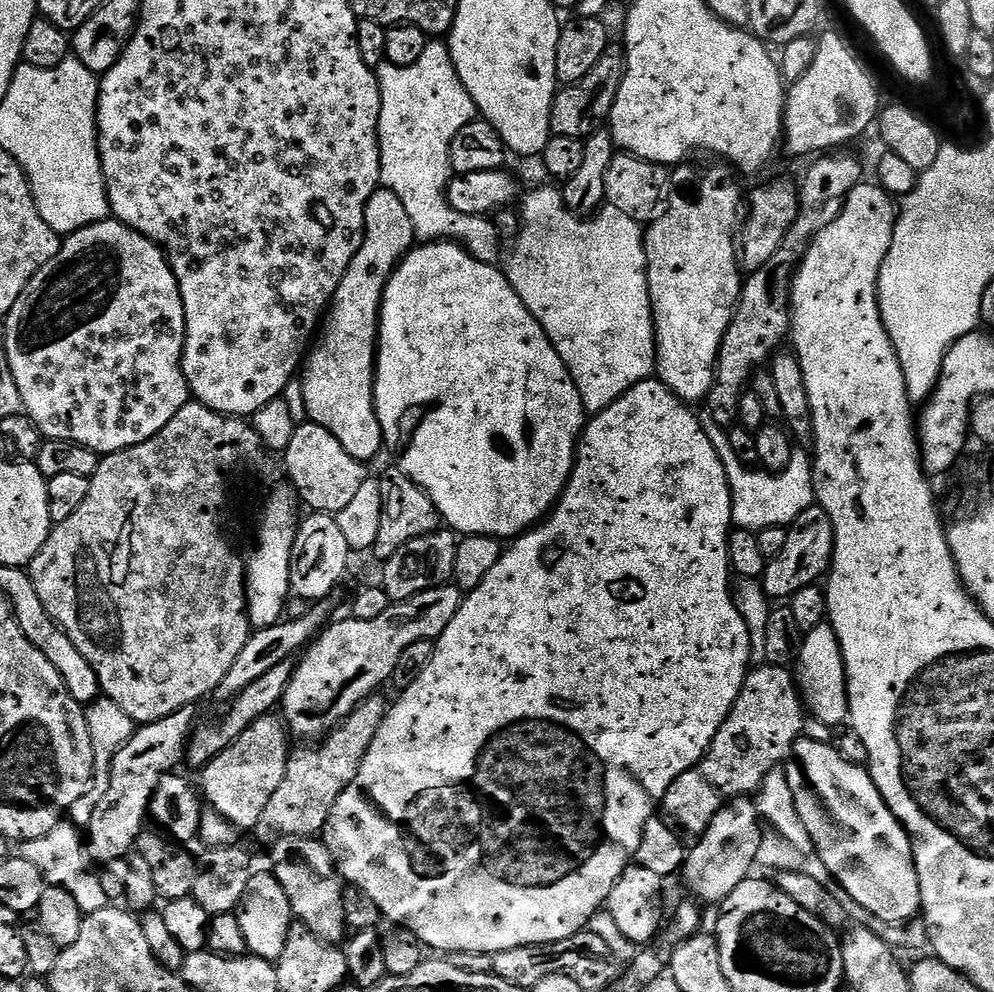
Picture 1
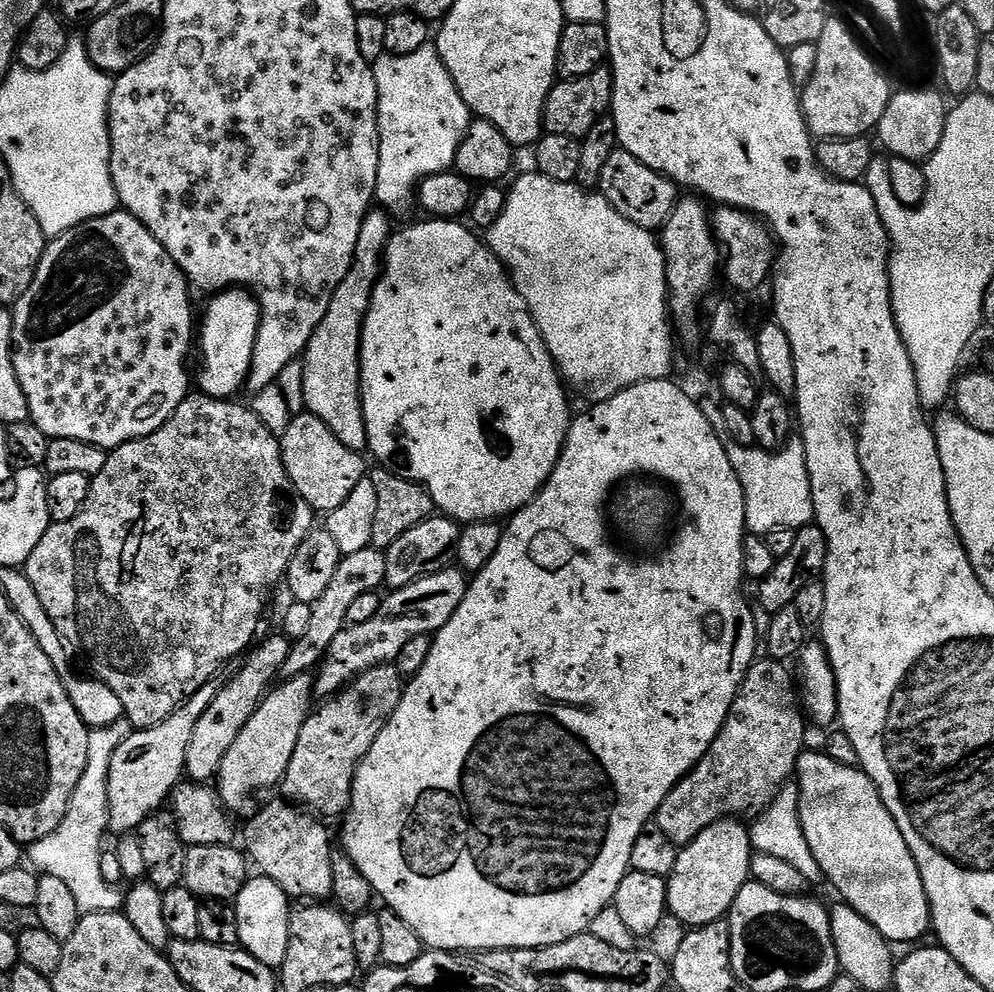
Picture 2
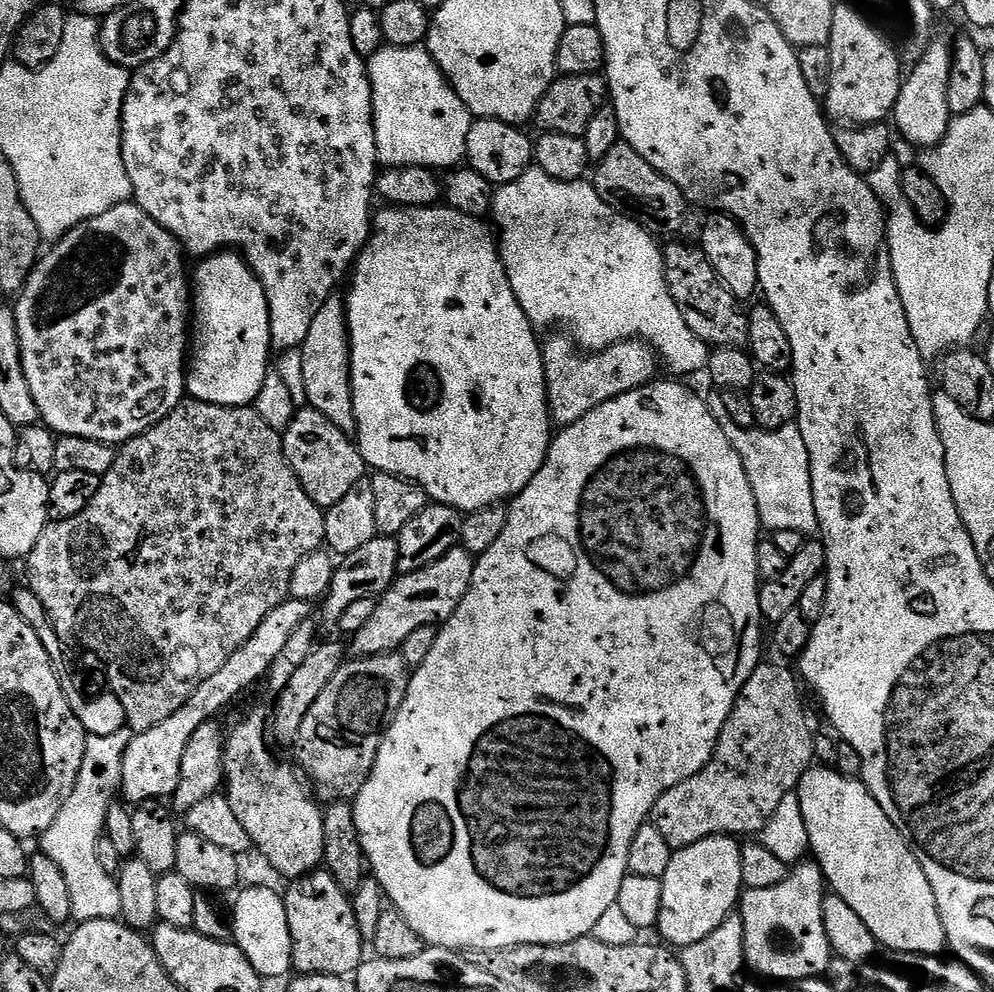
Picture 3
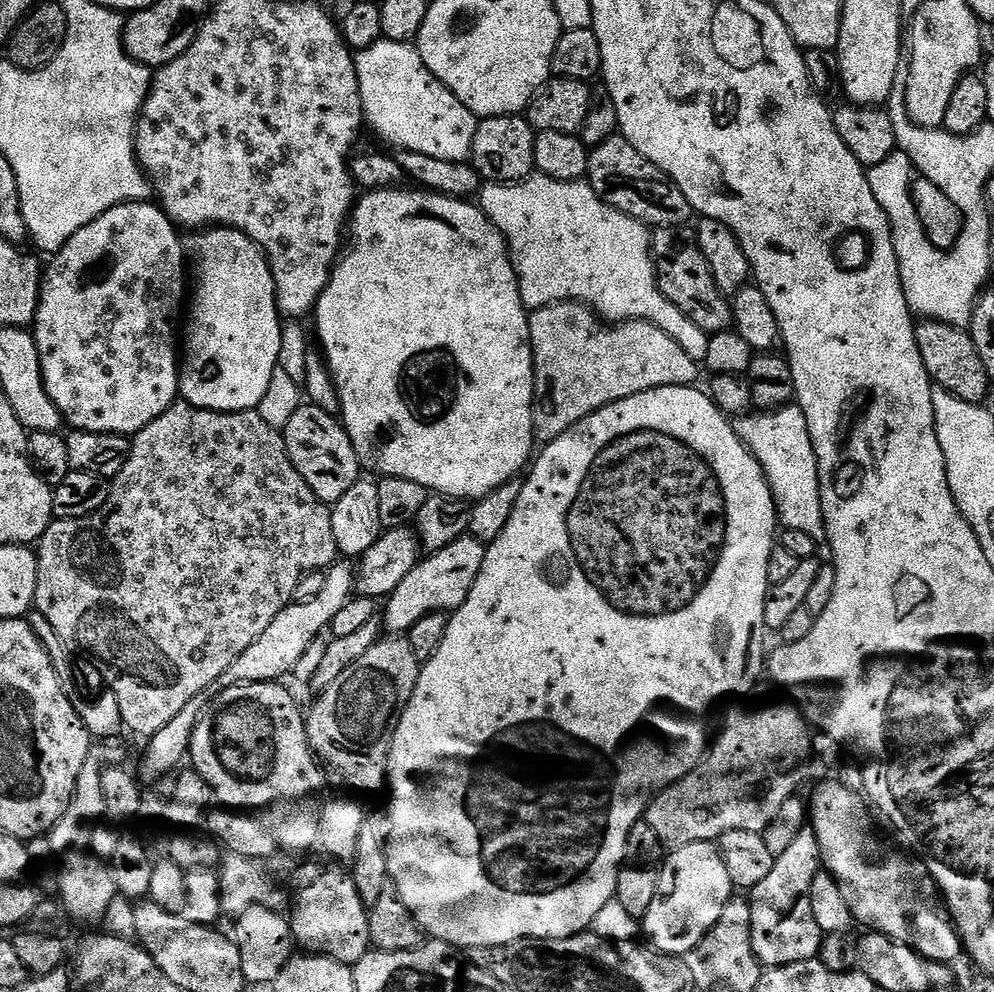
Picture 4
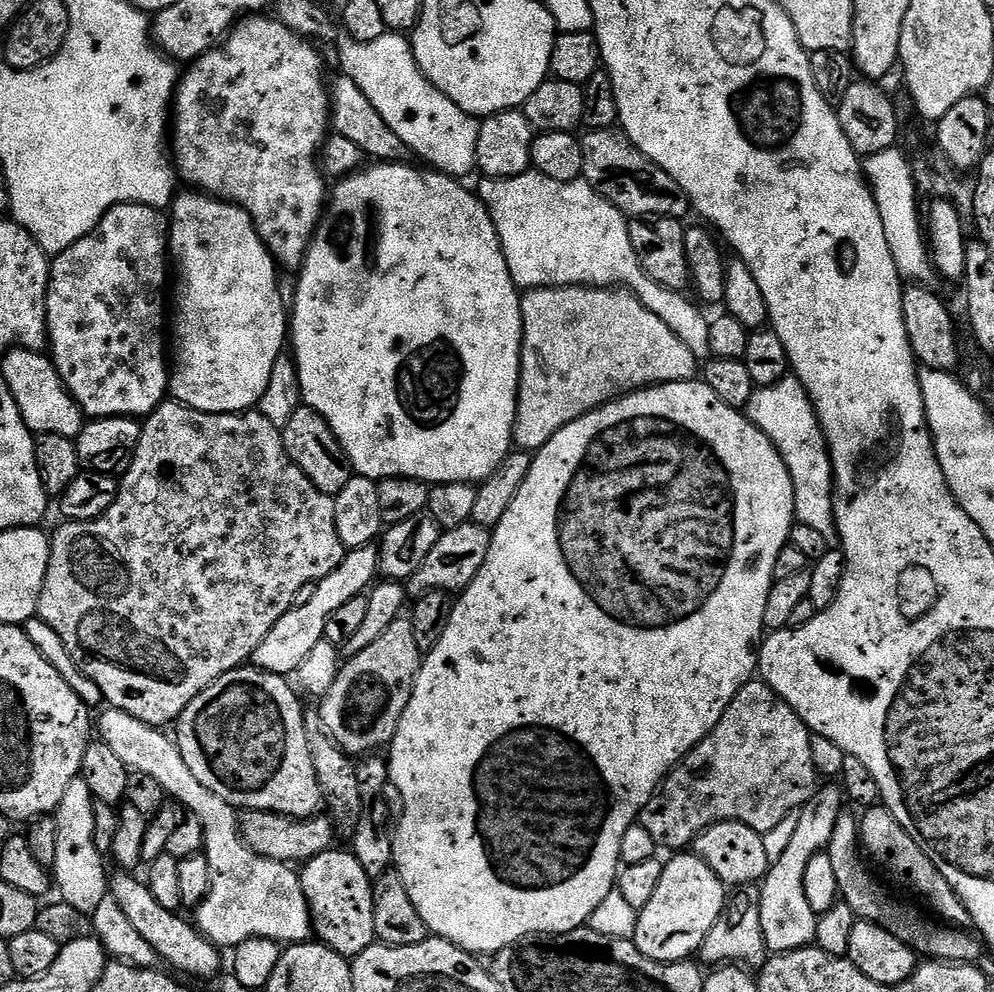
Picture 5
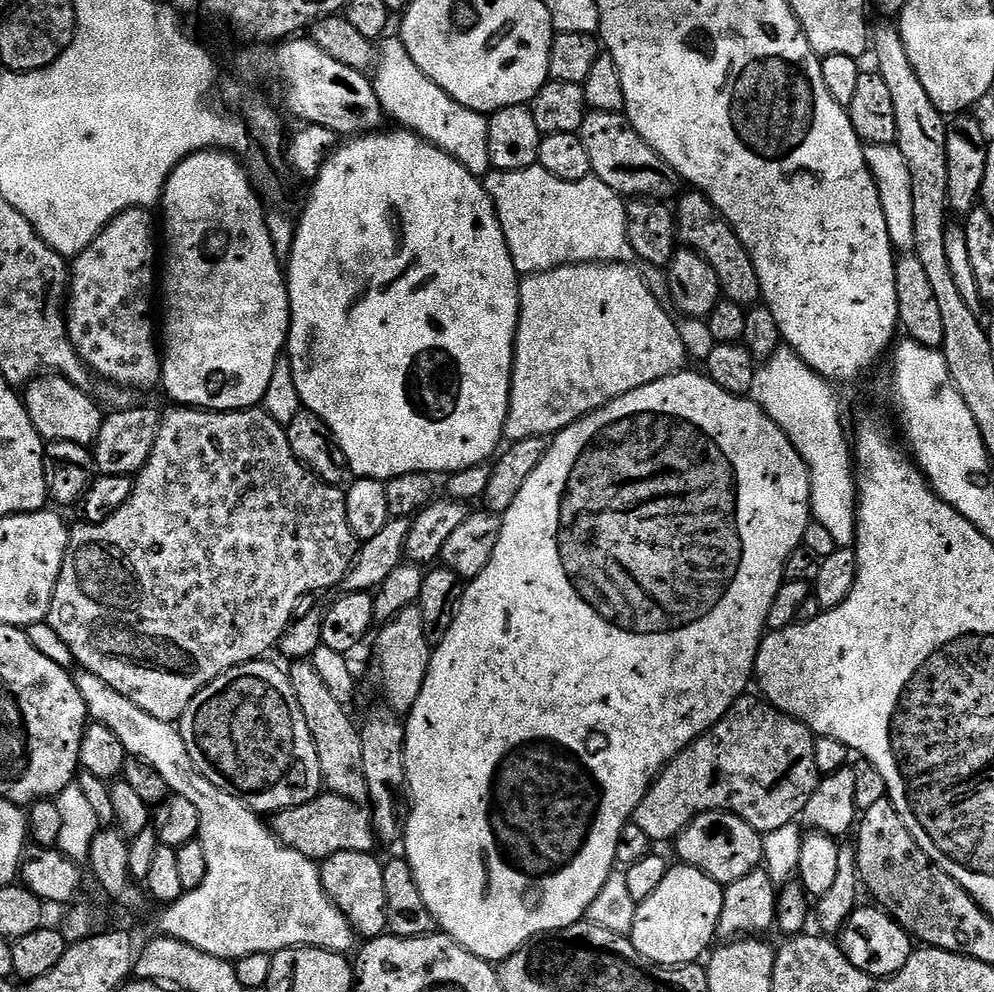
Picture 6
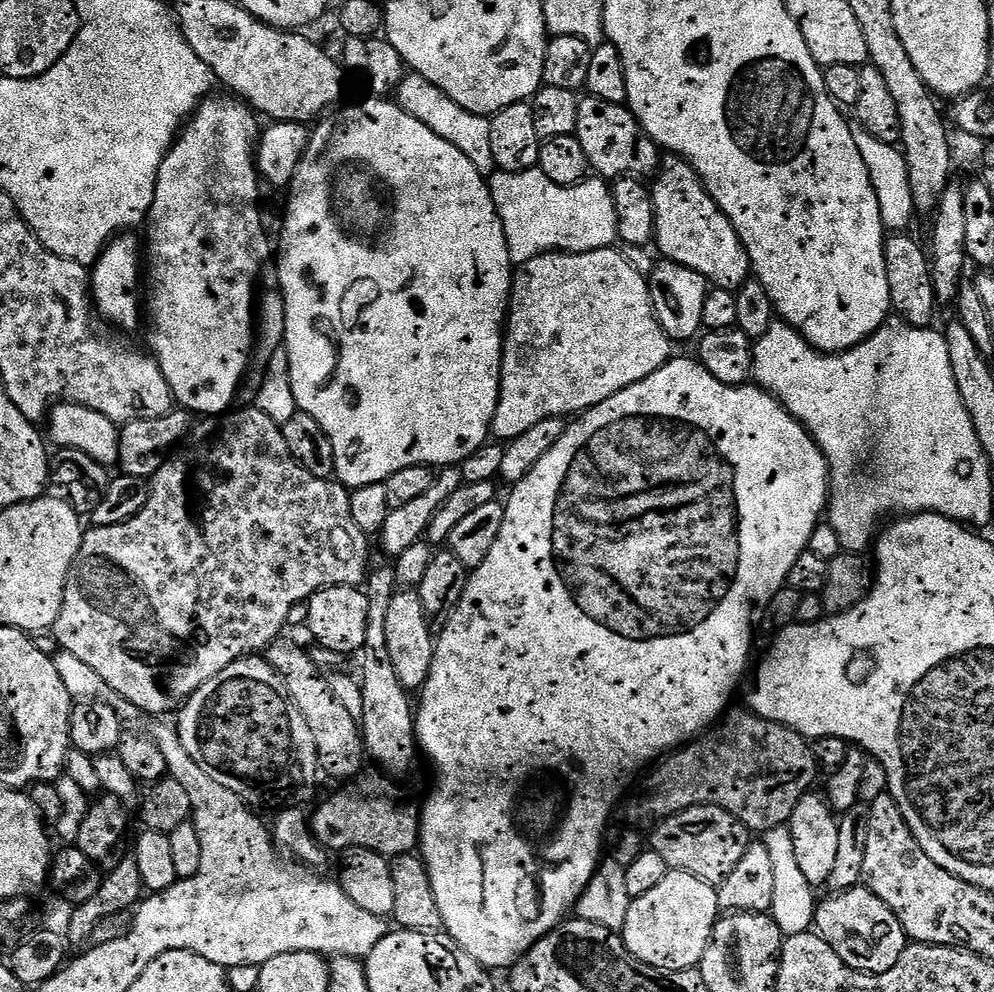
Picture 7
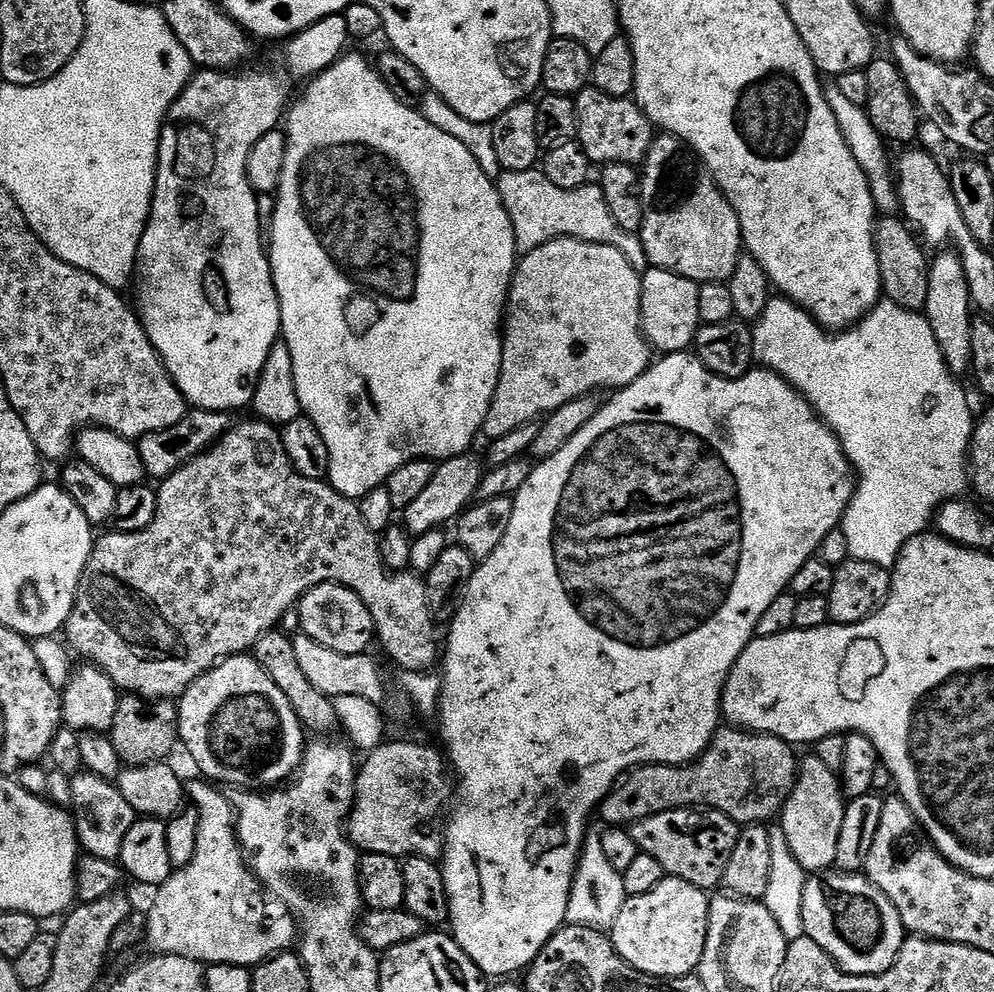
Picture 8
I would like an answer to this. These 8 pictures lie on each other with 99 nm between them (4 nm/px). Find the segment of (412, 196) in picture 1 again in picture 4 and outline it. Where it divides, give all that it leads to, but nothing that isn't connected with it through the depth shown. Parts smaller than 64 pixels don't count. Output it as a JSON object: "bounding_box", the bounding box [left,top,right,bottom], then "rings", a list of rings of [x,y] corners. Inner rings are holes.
{"bounding_box":[355,42,478,163],"rings":[[[398,42],[394,45],[396,52],[380,52],[381,50],[360,50],[355,53],[356,69],[358,70],[358,86],[362,94],[362,106],[364,107],[364,119],[367,127],[373,128],[382,139],[388,144],[393,144],[393,149],[402,151],[414,151],[417,154],[430,155],[432,158],[444,159],[446,162],[462,163],[471,157],[472,147],[474,146],[474,134],[478,118],[466,106],[462,106],[462,102],[458,102],[458,98],[454,98],[446,85],[438,78],[434,78],[434,74],[430,74],[430,70],[426,66],[426,62],[422,62],[422,54],[415,43],[407,44],[406,42]]]}

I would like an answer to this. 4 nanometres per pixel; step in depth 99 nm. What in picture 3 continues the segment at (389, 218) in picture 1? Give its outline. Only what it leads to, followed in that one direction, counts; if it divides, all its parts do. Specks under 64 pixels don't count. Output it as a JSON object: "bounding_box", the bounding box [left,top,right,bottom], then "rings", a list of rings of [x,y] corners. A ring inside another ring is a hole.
{"bounding_box":[300,294,356,434],"rings":[[[333,294],[318,310],[310,325],[310,334],[300,347],[303,381],[306,386],[307,407],[326,414],[338,430],[349,434],[356,431],[354,398],[352,397],[352,343],[348,340],[348,310],[343,295]]]}

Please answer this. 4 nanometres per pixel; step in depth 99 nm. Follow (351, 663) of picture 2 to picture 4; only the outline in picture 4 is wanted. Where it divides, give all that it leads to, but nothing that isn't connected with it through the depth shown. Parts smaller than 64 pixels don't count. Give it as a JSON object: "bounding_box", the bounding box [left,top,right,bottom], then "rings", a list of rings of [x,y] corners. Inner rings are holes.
{"bounding_box":[382,535,485,634],"rings":[[[467,535],[450,542],[450,546],[442,546],[442,550],[425,555],[416,563],[414,570],[410,570],[410,574],[406,574],[406,578],[402,578],[398,590],[394,590],[391,596],[387,597],[385,604],[388,605],[385,608],[383,605],[382,608],[383,627],[392,634],[406,634],[414,626],[414,622],[426,618],[426,614],[455,612],[458,606],[462,606],[462,602],[466,602],[466,594],[470,594],[470,586],[474,586],[474,578],[478,578],[478,570],[482,570],[485,547],[482,541]]]}

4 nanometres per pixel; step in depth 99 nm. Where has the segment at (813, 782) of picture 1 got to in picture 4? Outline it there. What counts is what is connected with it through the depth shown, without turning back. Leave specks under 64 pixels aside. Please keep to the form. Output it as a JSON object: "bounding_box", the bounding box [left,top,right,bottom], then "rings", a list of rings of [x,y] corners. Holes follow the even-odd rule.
{"bounding_box":[810,782,962,965],"rings":[[[838,782],[824,784],[813,794],[810,827],[818,838],[823,867],[840,883],[853,917],[859,923],[861,920],[865,929],[881,932],[928,960],[951,965],[962,956],[962,941],[936,881],[928,873],[928,865],[887,848],[872,833],[873,813],[870,808],[868,813],[867,807],[861,793],[846,790]]]}

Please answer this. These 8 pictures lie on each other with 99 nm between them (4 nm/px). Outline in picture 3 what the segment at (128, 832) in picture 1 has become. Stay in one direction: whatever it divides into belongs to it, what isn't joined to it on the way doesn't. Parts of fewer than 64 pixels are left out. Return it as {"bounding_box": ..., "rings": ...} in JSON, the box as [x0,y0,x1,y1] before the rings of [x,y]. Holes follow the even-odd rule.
{"bounding_box":[120,598,309,806],"rings":[[[291,598],[274,606],[274,610],[266,614],[262,626],[258,626],[258,630],[254,630],[254,634],[250,634],[250,638],[246,638],[246,642],[242,642],[242,646],[234,650],[234,654],[230,654],[230,659],[217,672],[210,674],[206,682],[195,688],[186,703],[174,710],[174,714],[170,714],[166,722],[158,722],[158,726],[133,735],[122,758],[120,783],[120,792],[129,805],[135,806],[147,800],[164,800],[176,793],[178,778],[182,774],[182,753],[186,750],[186,742],[194,738],[194,730],[198,730],[198,726],[202,726],[208,720],[216,720],[219,712],[227,704],[234,703],[247,688],[258,683],[275,664],[278,664],[290,634],[294,634],[294,630],[298,630],[298,626],[302,626],[302,622],[309,619],[308,608],[309,601]]]}

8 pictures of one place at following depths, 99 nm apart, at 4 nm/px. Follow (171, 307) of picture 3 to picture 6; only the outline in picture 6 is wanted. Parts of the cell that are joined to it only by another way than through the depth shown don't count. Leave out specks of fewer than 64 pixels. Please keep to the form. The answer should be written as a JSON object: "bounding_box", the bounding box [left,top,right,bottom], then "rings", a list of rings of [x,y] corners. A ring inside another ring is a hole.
{"bounding_box":[66,208,162,390],"rings":[[[130,208],[126,212],[120,212],[116,217],[107,224],[102,230],[102,234],[98,234],[98,238],[94,238],[94,242],[90,242],[90,246],[86,250],[82,250],[70,264],[70,283],[66,293],[66,319],[68,321],[68,337],[74,346],[74,350],[82,358],[82,362],[97,377],[100,376],[109,385],[117,388],[126,388],[129,390],[141,390],[140,388],[152,388],[161,383],[162,380],[162,352],[158,347],[158,324],[152,321],[152,287],[157,287],[158,276],[152,271],[156,268],[156,248],[158,252],[158,236],[152,233],[152,215],[151,211],[142,208]]]}

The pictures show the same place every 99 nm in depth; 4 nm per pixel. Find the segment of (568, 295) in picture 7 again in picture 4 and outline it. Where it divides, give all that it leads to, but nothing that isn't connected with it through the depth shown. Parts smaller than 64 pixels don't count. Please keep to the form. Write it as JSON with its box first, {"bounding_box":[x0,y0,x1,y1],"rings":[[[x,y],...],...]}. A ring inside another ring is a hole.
{"bounding_box":[528,300,701,445],"rings":[[[562,300],[550,306],[535,309],[528,317],[530,346],[534,358],[536,404],[532,407],[534,434],[541,445],[556,440],[570,426],[582,422],[602,406],[610,406],[622,398],[642,394],[646,390],[678,386],[687,388],[697,383],[701,365],[687,352],[681,341],[675,340],[666,330],[649,320],[625,320],[609,326],[591,308],[574,300]]]}

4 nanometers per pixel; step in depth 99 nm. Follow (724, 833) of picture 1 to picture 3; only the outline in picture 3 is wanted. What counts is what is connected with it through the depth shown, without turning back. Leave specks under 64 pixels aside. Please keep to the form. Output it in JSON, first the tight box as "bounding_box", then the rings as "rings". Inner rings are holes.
{"bounding_box":[659,836,744,950],"rings":[[[711,836],[702,838],[702,842],[694,842],[694,846],[677,848],[670,858],[670,866],[666,866],[666,874],[660,885],[662,886],[662,906],[659,937],[673,949],[679,950],[690,946],[694,942],[702,942],[706,934],[718,930],[727,916],[733,915],[744,888],[742,878],[742,844],[735,836]]]}

